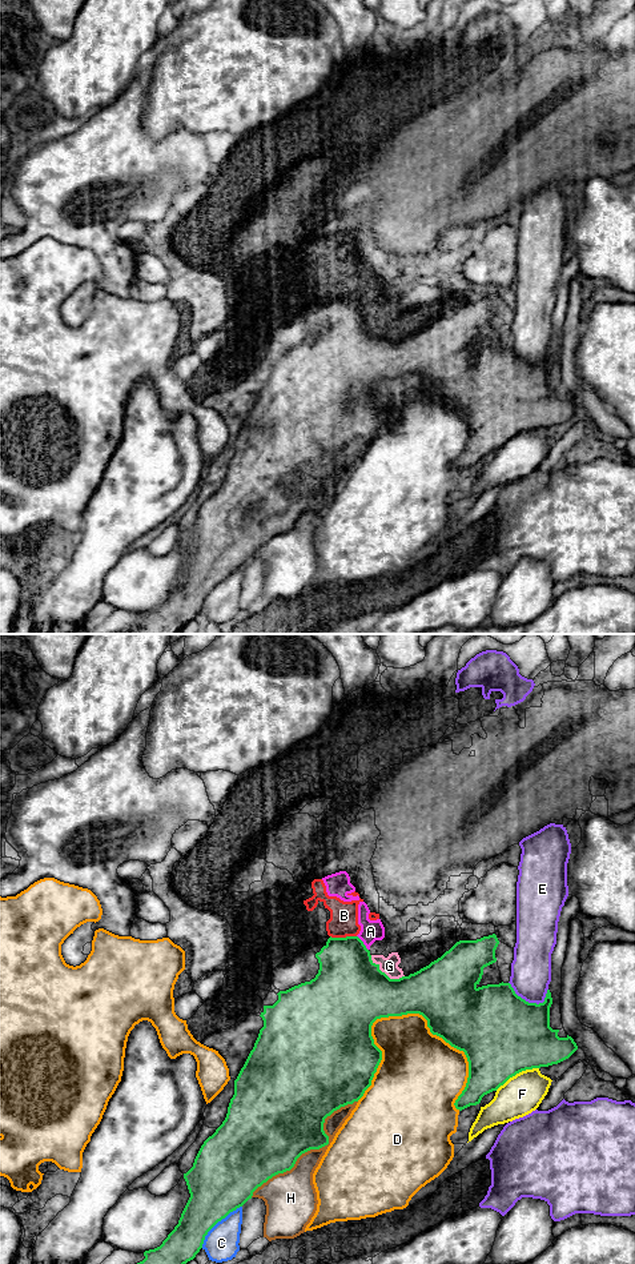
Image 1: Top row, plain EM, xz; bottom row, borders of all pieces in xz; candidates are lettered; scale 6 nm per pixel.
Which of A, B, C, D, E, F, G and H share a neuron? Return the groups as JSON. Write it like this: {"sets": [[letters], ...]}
{"sets": [["A", "B", "G"], ["C"], ["D"], ["E"], ["F"], ["H"]]}

